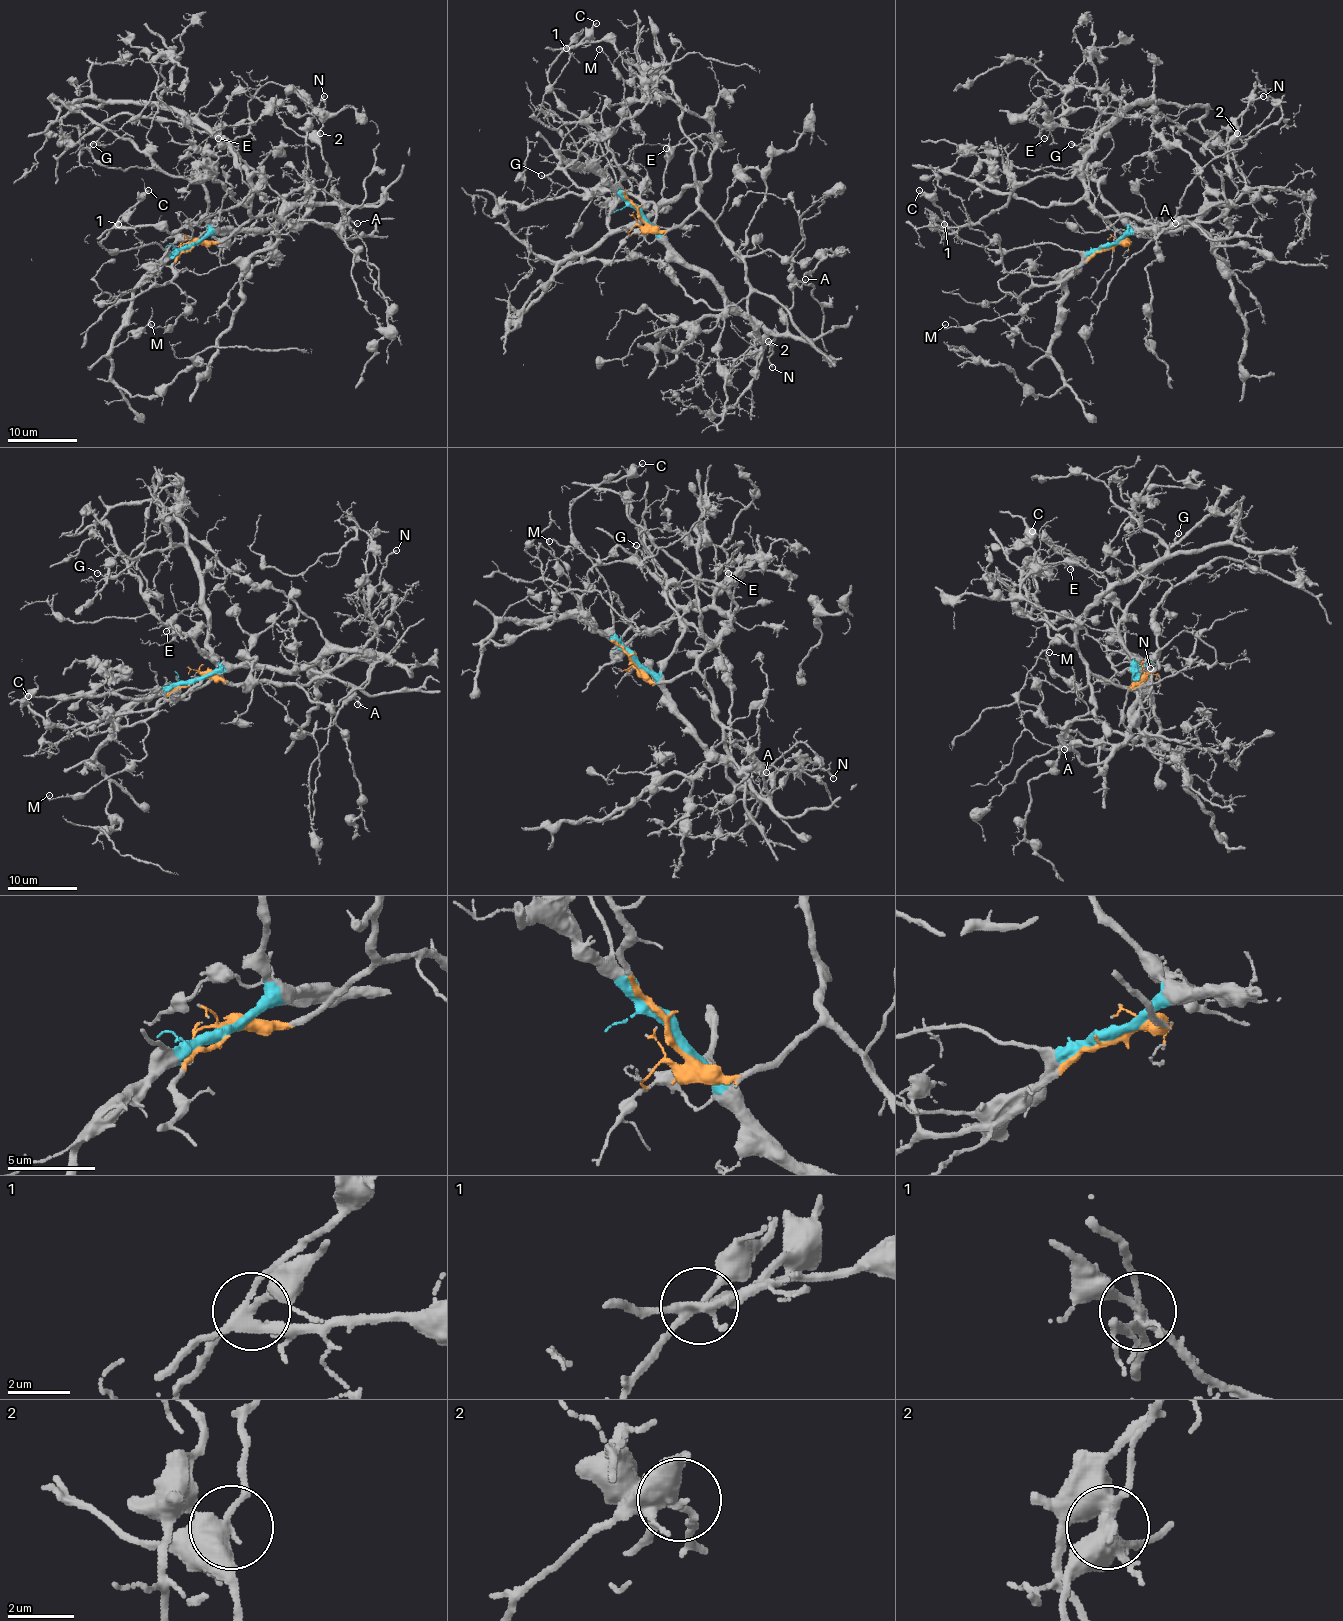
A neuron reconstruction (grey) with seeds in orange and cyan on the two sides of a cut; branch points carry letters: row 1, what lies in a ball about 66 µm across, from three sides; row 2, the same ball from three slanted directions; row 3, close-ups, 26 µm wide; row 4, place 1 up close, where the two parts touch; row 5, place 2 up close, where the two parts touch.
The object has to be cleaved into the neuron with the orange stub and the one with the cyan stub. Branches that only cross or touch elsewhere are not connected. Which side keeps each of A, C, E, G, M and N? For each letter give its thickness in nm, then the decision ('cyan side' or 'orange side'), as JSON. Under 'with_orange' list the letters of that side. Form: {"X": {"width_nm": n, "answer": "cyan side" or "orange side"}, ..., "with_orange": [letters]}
{"A": {"width_nm": 130, "answer": "cyan side"}, "C": {"width_nm": 150, "answer": "orange side"}, "E": {"width_nm": 110, "answer": "orange side"}, "G": {"width_nm": 130, "answer": "cyan side"}, "M": {"width_nm": 90, "answer": "orange side"}, "N": {"width_nm": 190, "answer": "cyan side"}, "with_orange": ["C", "E", "M"]}

